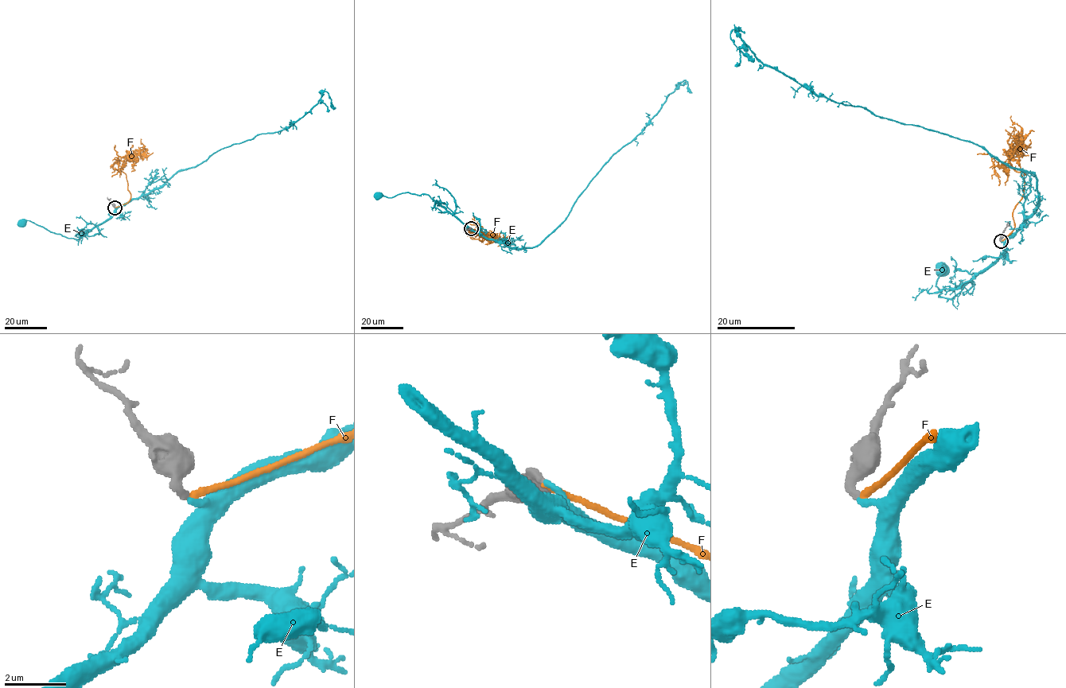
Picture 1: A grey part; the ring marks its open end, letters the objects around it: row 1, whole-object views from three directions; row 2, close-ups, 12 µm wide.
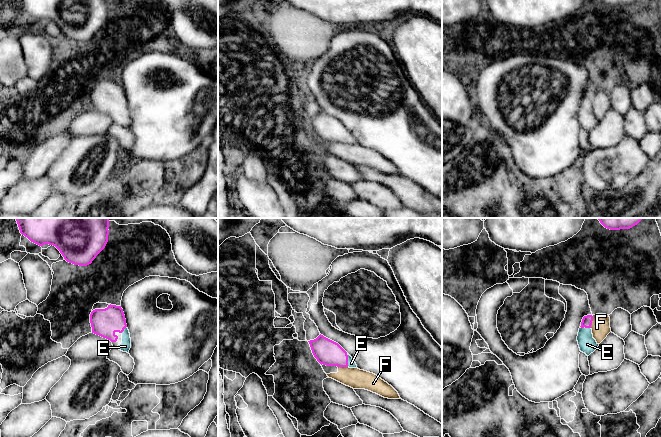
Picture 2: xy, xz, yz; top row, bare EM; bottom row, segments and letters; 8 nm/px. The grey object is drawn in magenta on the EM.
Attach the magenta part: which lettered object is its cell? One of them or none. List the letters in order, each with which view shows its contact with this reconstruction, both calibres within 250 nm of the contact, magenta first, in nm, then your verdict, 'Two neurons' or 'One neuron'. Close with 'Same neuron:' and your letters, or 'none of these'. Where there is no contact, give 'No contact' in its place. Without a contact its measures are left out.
E: Touches magenta in xz. Thickness 200 nm (magenta) against 60 nm. One neuron
F: Touches magenta in yz. Thickness 80 nm (magenta) against 150 nm. Two neurons
Same neuron: E

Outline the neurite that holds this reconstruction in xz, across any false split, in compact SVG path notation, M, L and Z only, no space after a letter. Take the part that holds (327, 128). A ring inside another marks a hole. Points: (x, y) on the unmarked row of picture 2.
M319 111L308 117L314 133L326 142L357 144L352 133L336 118Z

